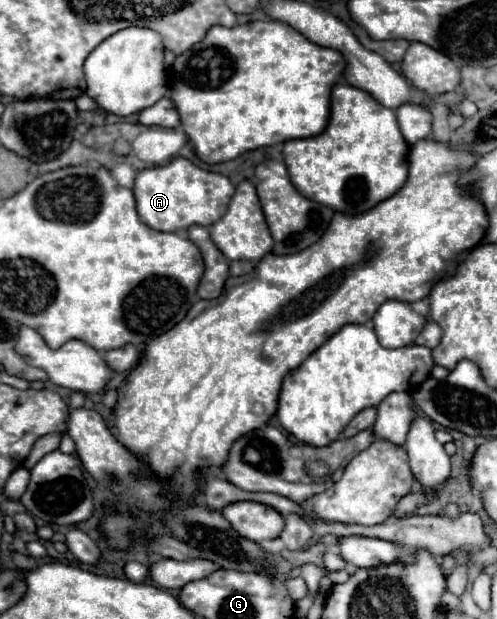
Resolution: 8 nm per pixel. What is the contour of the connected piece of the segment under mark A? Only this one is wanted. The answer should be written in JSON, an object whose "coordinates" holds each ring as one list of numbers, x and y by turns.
{"coordinates":[[176,157,168,165,142,169,134,181,134,197,140,219,156,231,182,231,190,225,212,225,228,209,234,185,220,173,206,171,186,157]]}

